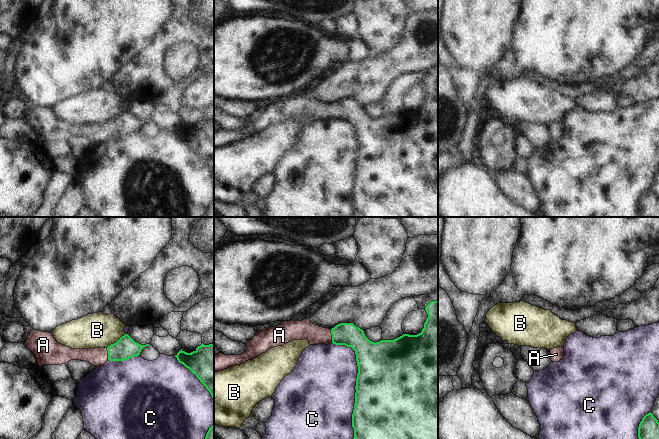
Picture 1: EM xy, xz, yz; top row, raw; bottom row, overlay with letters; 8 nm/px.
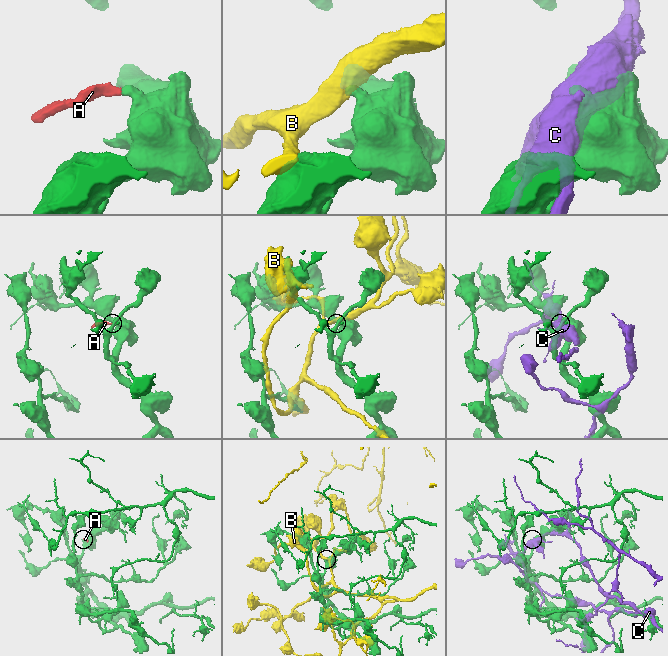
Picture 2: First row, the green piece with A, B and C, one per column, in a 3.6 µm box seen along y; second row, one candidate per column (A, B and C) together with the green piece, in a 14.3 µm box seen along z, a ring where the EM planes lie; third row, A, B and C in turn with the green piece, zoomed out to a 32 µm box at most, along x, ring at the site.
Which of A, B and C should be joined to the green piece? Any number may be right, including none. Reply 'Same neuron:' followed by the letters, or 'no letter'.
Same neuron: A

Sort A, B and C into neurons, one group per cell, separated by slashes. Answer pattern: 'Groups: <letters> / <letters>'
Groups: A / B / C.

